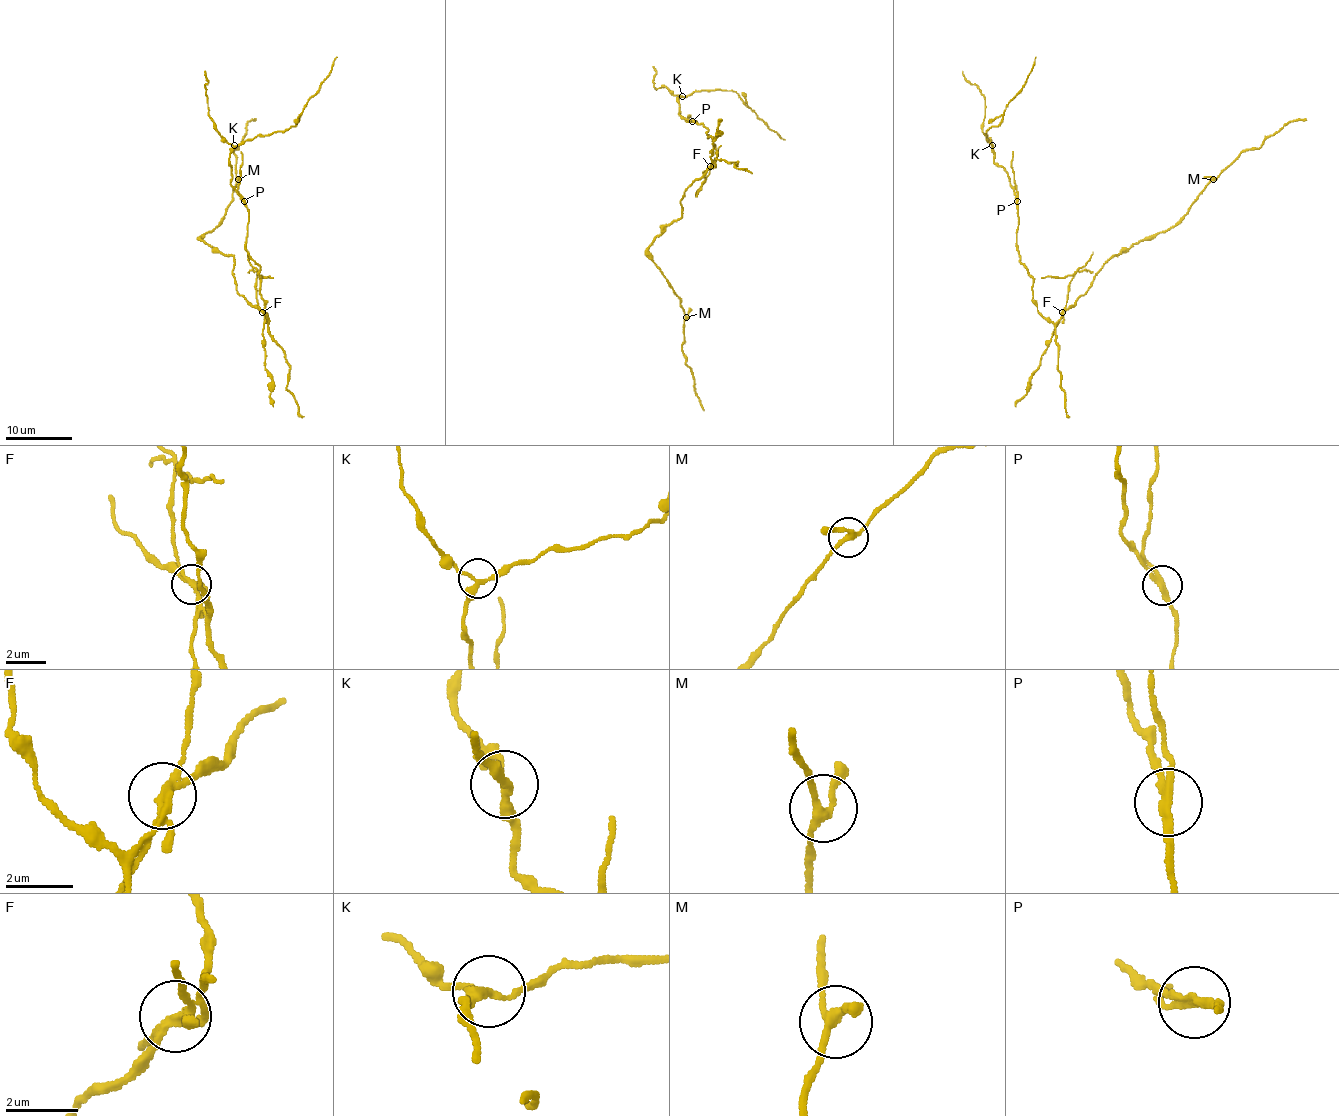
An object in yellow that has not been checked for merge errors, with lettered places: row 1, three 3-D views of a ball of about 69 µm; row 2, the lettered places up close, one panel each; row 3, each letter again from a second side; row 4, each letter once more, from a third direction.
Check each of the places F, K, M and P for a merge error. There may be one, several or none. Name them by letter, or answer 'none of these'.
F, P

